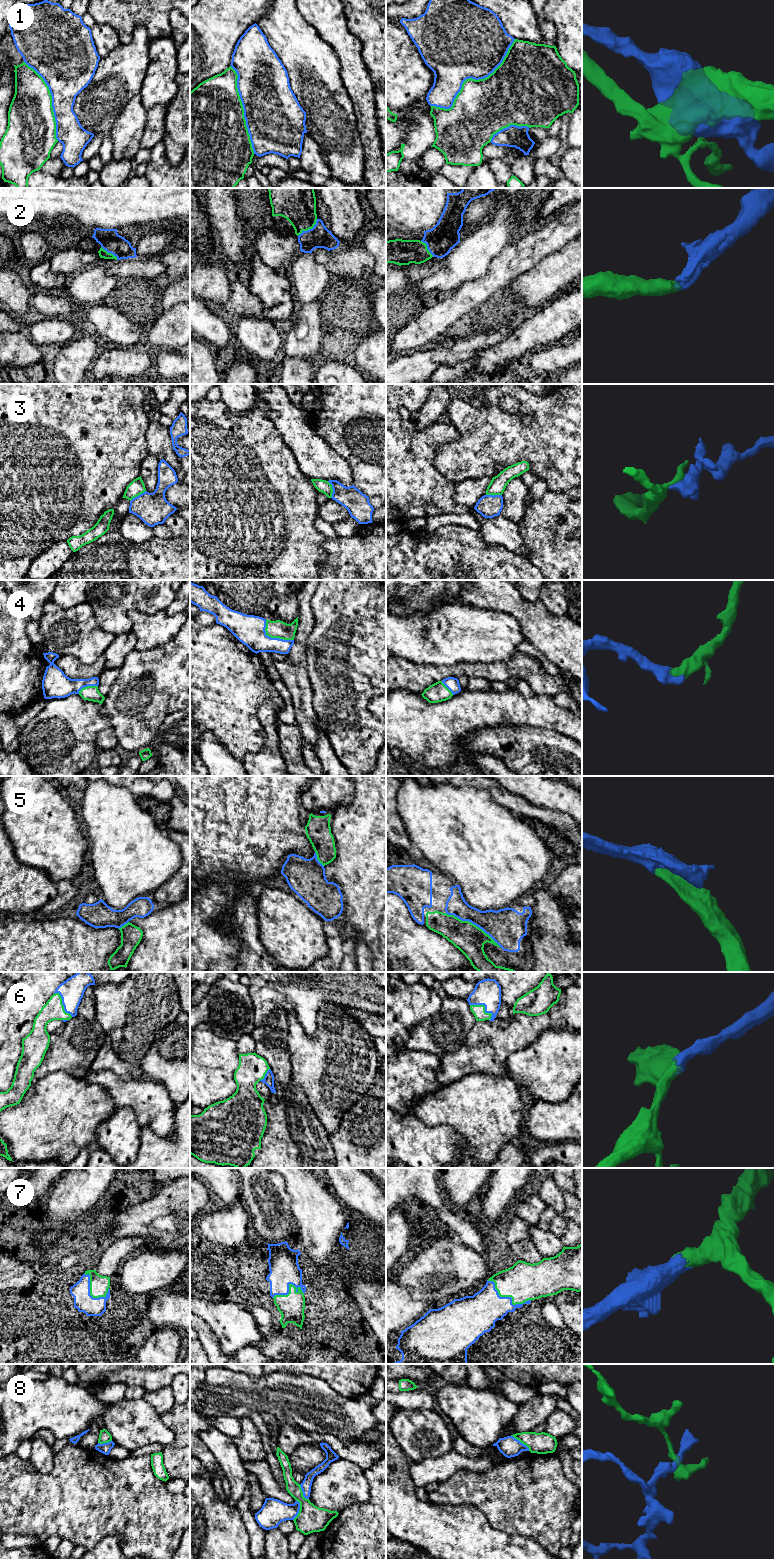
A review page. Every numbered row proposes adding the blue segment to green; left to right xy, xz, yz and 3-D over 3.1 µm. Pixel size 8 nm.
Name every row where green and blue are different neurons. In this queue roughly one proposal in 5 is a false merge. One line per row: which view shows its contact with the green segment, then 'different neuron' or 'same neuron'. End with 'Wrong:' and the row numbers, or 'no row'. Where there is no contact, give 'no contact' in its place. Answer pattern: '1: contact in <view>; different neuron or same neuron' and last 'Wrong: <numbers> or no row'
1: contact in yz; different neuron
2: contact in xz; same neuron
3: contact in xz; different neuron
4: contact in xz; same neuron
5: contact in yz; same neuron
6: contact in yz; same neuron
7: contact in yz; same neuron
8: contact in xz; different neuron
Wrong: 1, 3, 8

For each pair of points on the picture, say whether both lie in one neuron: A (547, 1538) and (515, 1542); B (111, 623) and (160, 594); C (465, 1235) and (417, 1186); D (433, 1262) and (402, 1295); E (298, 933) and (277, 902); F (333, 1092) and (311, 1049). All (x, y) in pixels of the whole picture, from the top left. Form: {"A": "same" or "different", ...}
{"A": "different", "B": "same", "C": "same", "D": "different", "E": "same", "F": "same"}

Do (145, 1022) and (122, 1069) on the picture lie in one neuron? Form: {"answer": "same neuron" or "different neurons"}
{"answer": "different neurons"}

